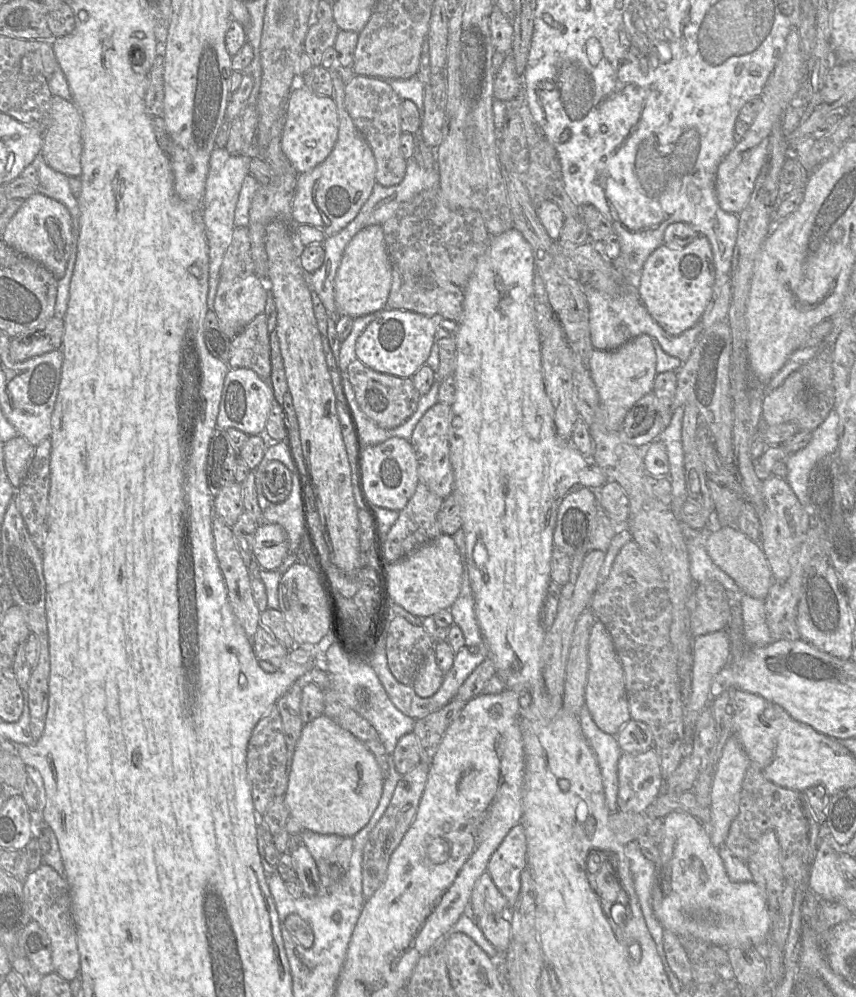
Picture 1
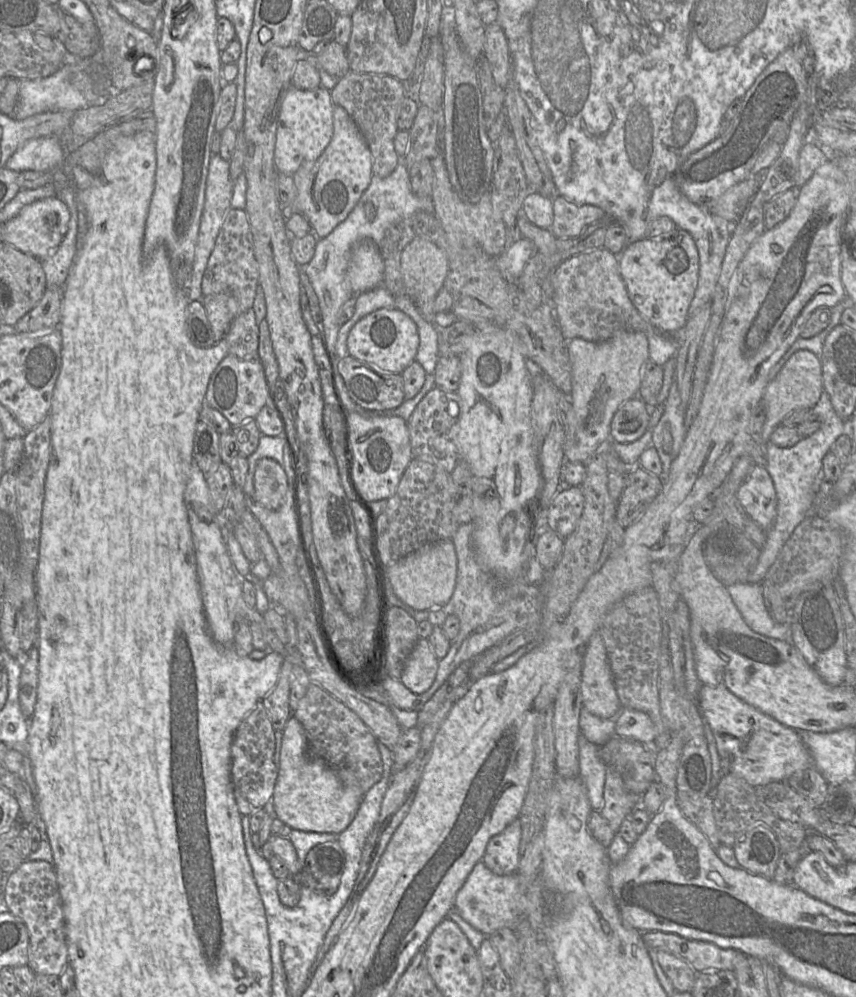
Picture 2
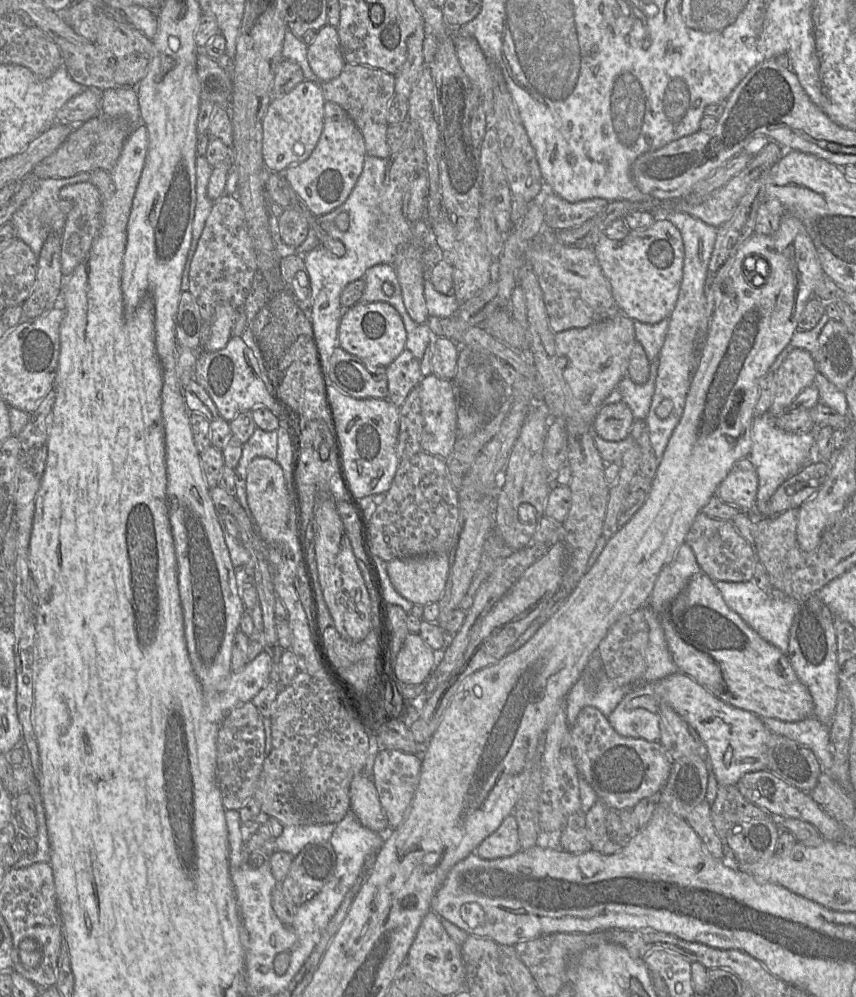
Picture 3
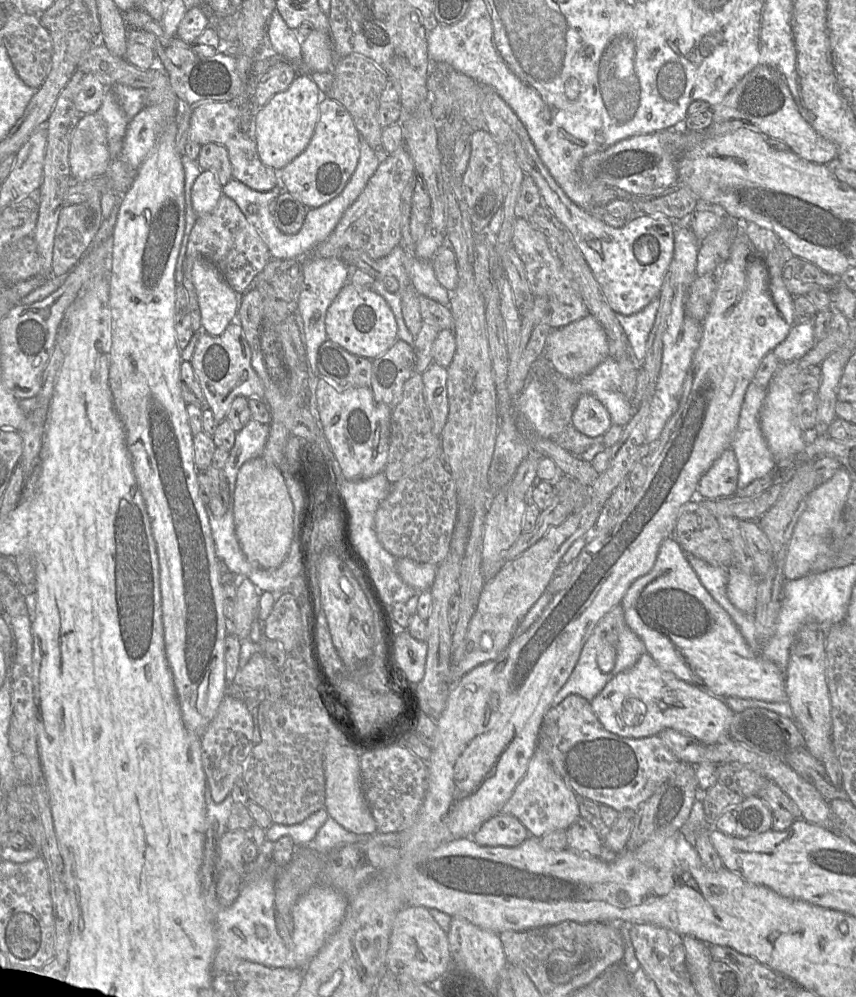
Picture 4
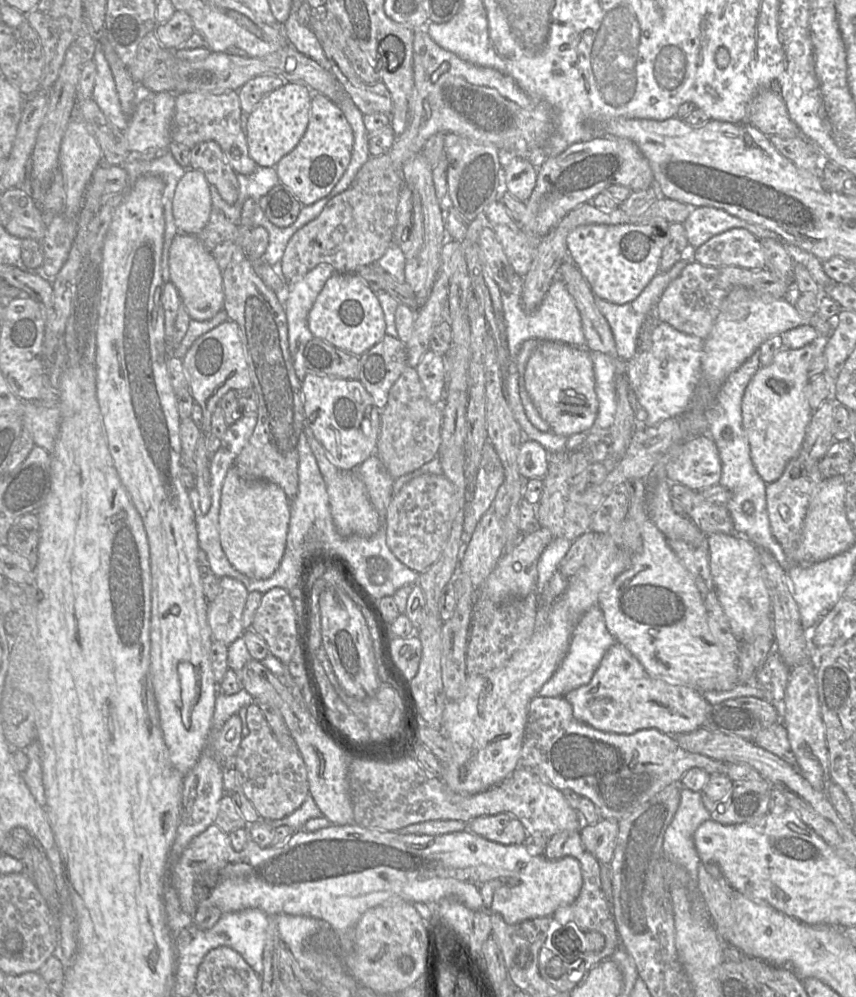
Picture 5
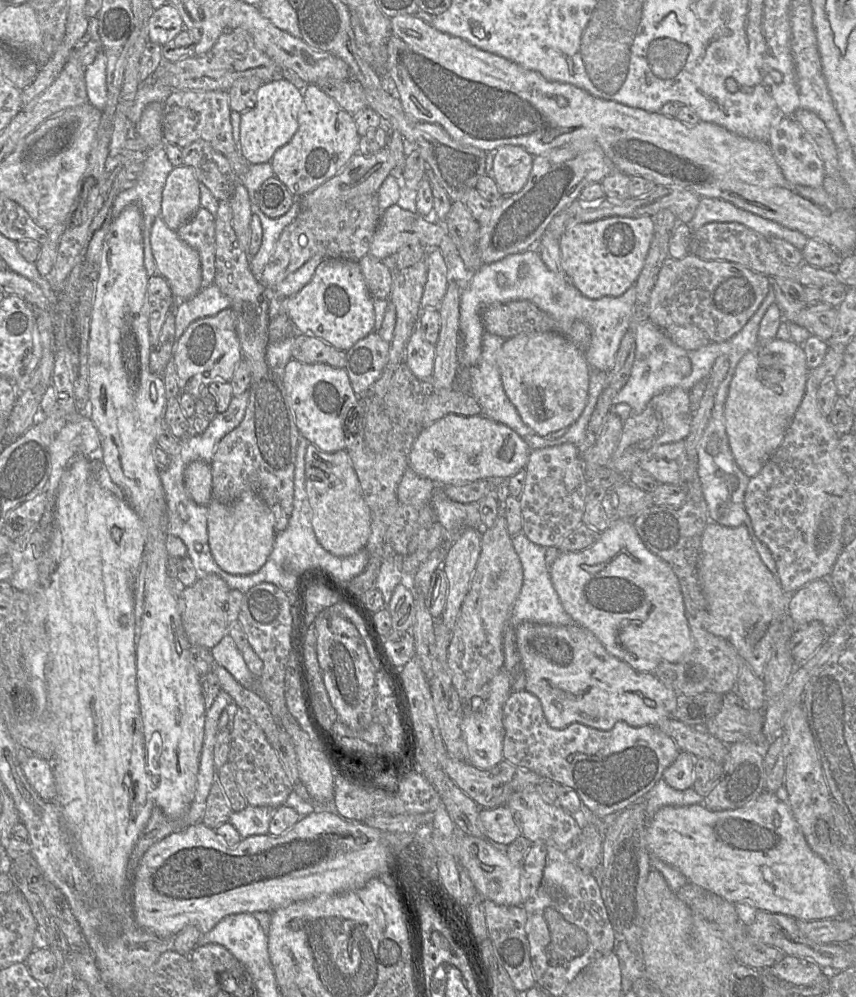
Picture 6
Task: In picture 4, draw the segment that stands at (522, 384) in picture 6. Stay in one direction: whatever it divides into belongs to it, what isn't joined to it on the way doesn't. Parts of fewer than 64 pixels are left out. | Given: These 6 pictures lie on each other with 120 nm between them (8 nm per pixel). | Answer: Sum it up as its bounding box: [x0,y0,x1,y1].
[571,394,612,437]

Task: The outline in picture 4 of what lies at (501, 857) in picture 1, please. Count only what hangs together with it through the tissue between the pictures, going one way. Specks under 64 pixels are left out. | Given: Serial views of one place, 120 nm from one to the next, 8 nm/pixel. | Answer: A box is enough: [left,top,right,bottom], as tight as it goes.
[468,814,529,847]

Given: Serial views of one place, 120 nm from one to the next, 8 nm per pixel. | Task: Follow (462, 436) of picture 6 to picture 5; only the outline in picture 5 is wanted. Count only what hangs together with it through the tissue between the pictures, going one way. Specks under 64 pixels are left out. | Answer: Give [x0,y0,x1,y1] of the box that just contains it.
[517,438,549,479]

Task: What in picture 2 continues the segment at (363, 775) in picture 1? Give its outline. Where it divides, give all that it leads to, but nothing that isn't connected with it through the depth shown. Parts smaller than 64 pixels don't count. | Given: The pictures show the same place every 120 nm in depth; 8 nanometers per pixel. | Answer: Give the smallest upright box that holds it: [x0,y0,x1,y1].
[271,716,363,834]

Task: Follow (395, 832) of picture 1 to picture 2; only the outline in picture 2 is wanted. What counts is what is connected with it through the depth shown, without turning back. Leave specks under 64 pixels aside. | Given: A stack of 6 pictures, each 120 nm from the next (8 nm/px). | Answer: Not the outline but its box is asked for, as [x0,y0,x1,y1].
[311,700,454,975]

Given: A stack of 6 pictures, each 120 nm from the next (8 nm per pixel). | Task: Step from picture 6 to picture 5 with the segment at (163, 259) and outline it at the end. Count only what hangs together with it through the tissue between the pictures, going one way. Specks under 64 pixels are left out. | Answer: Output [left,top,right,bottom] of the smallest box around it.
[168,233,225,321]

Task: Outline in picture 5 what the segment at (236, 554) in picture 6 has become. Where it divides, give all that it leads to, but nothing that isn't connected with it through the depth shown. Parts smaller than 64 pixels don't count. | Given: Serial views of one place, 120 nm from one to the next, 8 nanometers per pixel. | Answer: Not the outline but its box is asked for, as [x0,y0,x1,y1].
[219,466,291,579]

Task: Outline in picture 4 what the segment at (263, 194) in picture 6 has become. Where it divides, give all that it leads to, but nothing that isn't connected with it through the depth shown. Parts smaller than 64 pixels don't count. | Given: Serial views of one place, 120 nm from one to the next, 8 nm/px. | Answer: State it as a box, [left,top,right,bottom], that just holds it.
[271,192,309,234]

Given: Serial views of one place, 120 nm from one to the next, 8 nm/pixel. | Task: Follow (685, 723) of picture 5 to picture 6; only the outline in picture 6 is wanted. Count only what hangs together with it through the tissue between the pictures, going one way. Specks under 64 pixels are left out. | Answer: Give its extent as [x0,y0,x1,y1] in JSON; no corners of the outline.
[512,623,677,730]

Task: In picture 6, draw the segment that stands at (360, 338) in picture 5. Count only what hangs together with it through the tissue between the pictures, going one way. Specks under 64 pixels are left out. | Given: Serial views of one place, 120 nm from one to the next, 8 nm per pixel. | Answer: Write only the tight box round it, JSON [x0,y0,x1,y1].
[281,258,376,351]

